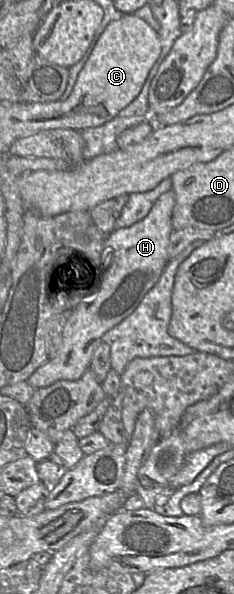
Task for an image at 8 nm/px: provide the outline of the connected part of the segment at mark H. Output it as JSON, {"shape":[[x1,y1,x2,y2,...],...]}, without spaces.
{"shape":[[170,190,158,198,144,219,130,227,114,230,106,236,101,268,95,270,91,267,90,282,94,289,70,313,55,355,27,379,31,386,37,389,58,380,77,380,90,368,93,353,102,342,103,335,135,311,169,263,174,206,175,195]]}

